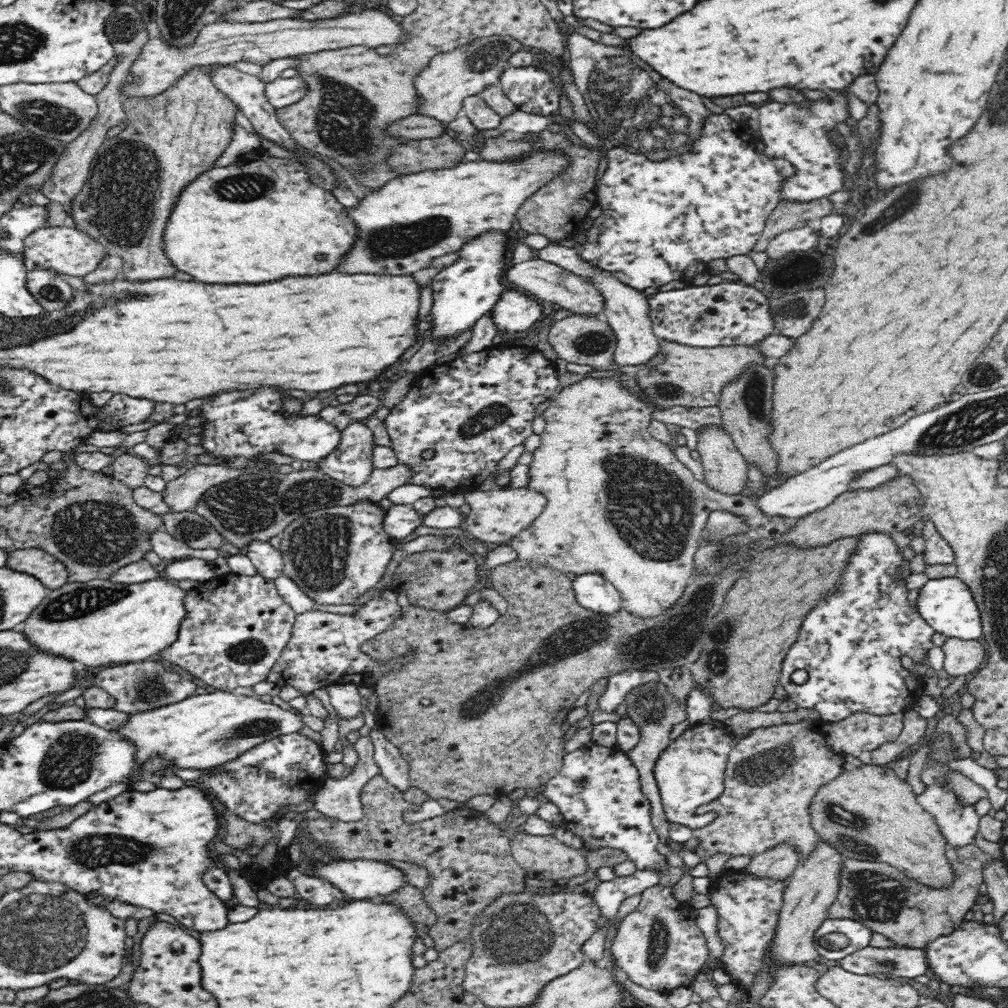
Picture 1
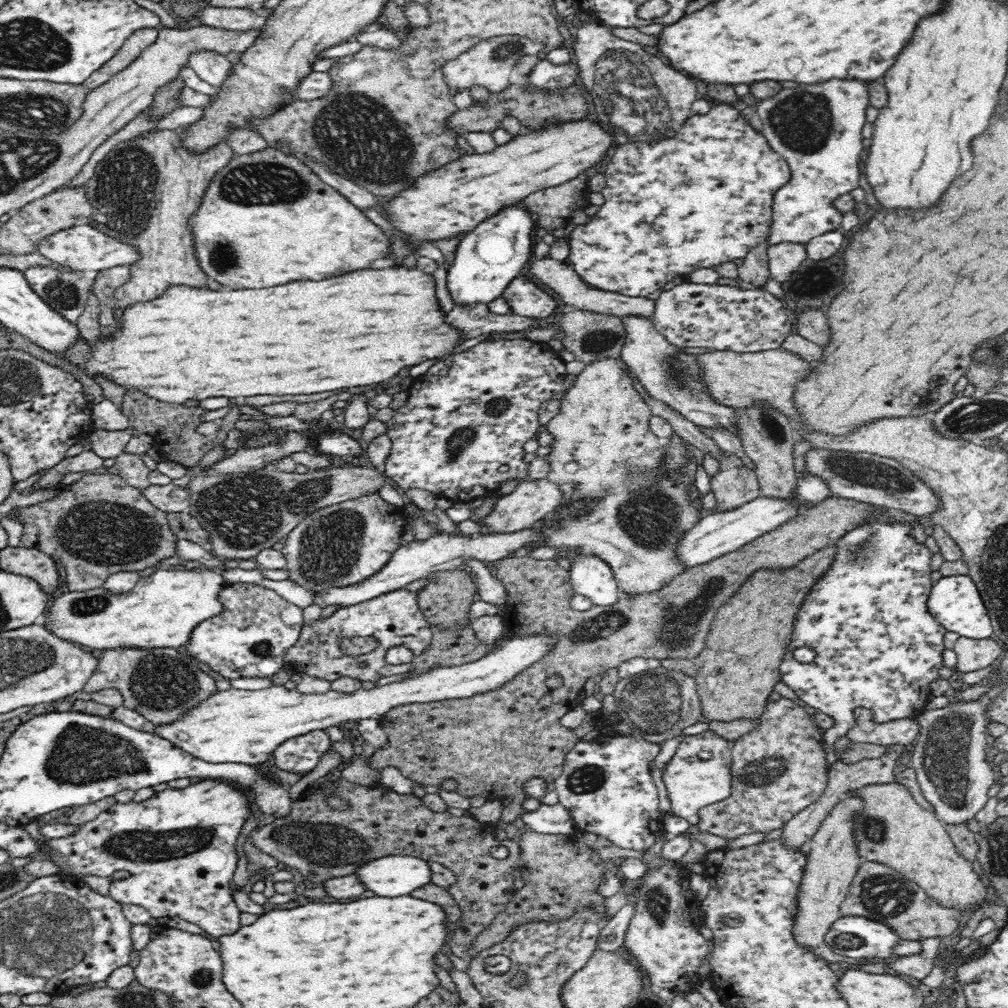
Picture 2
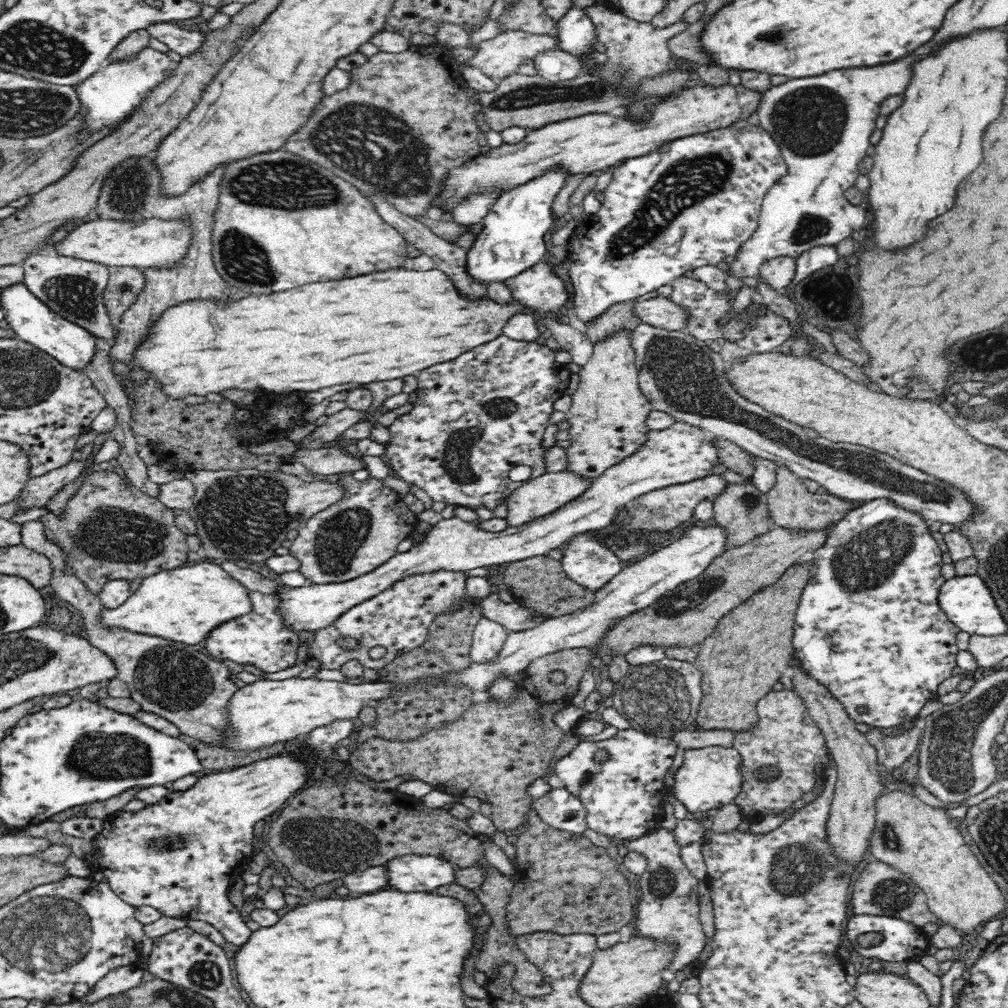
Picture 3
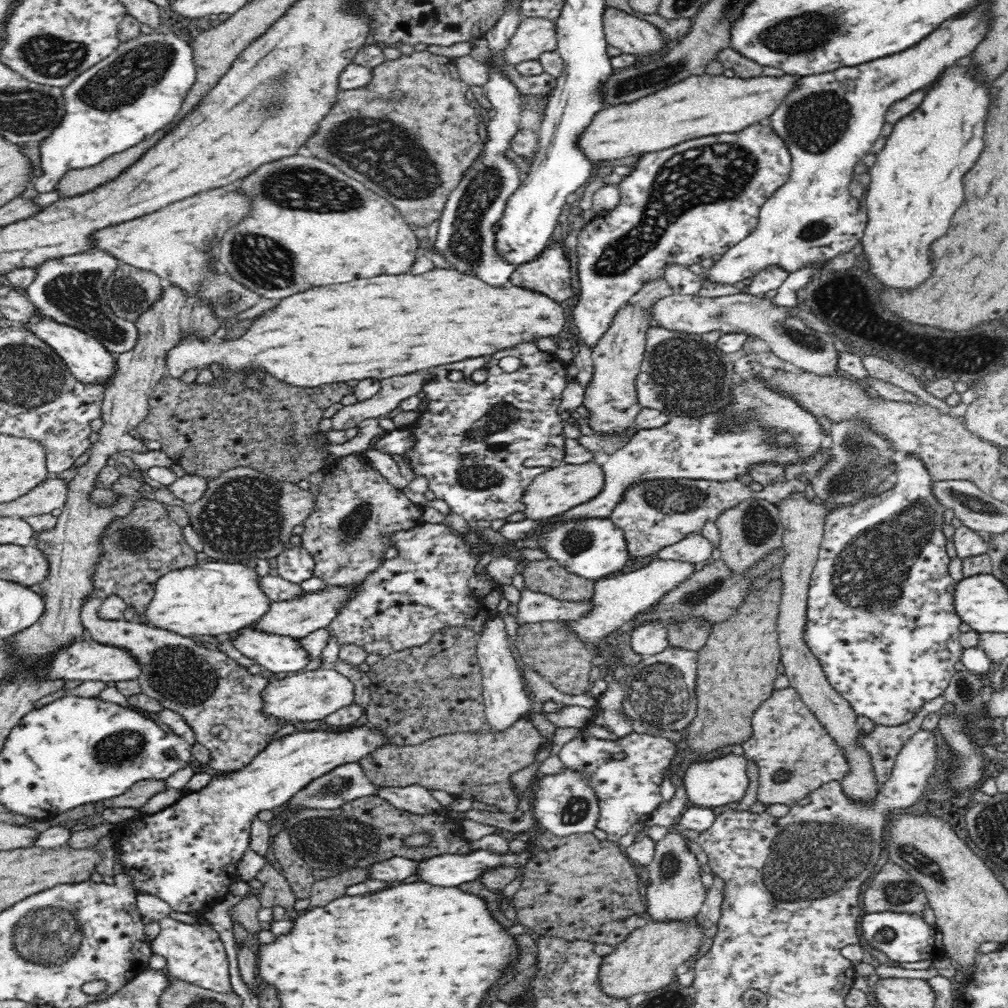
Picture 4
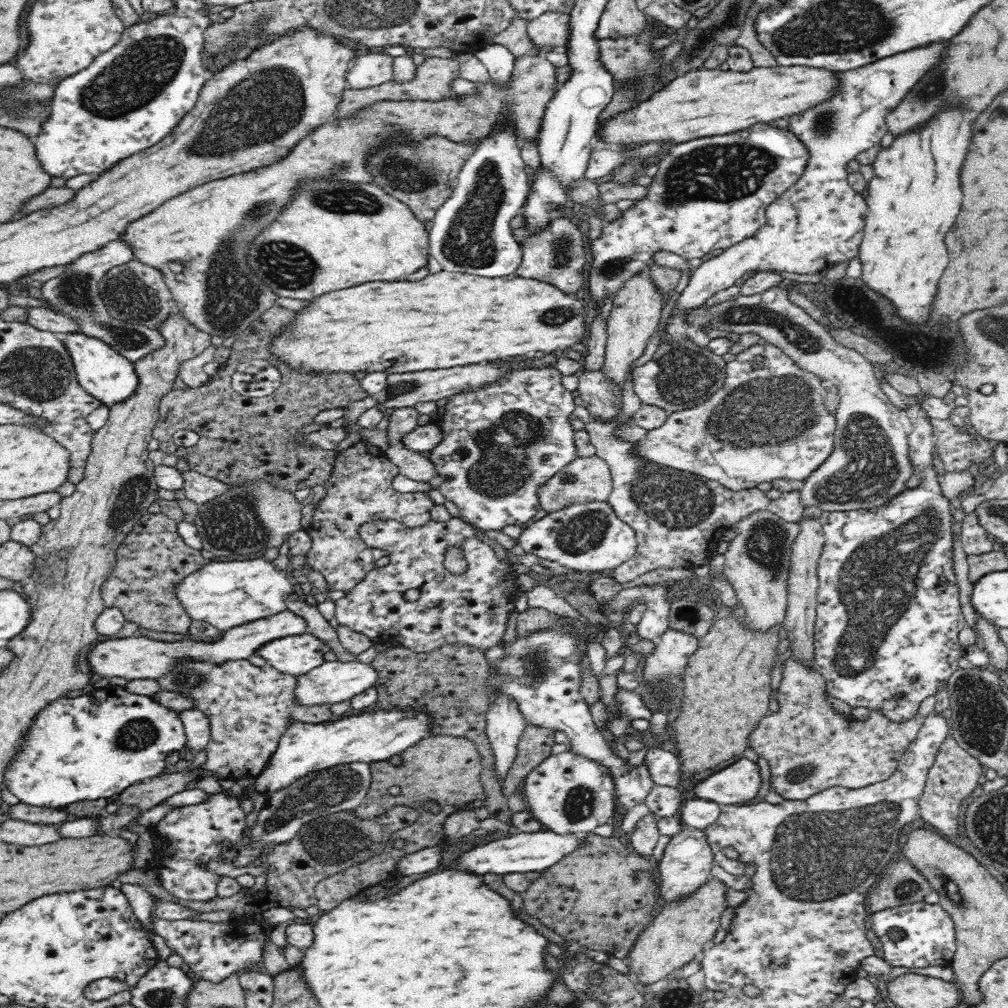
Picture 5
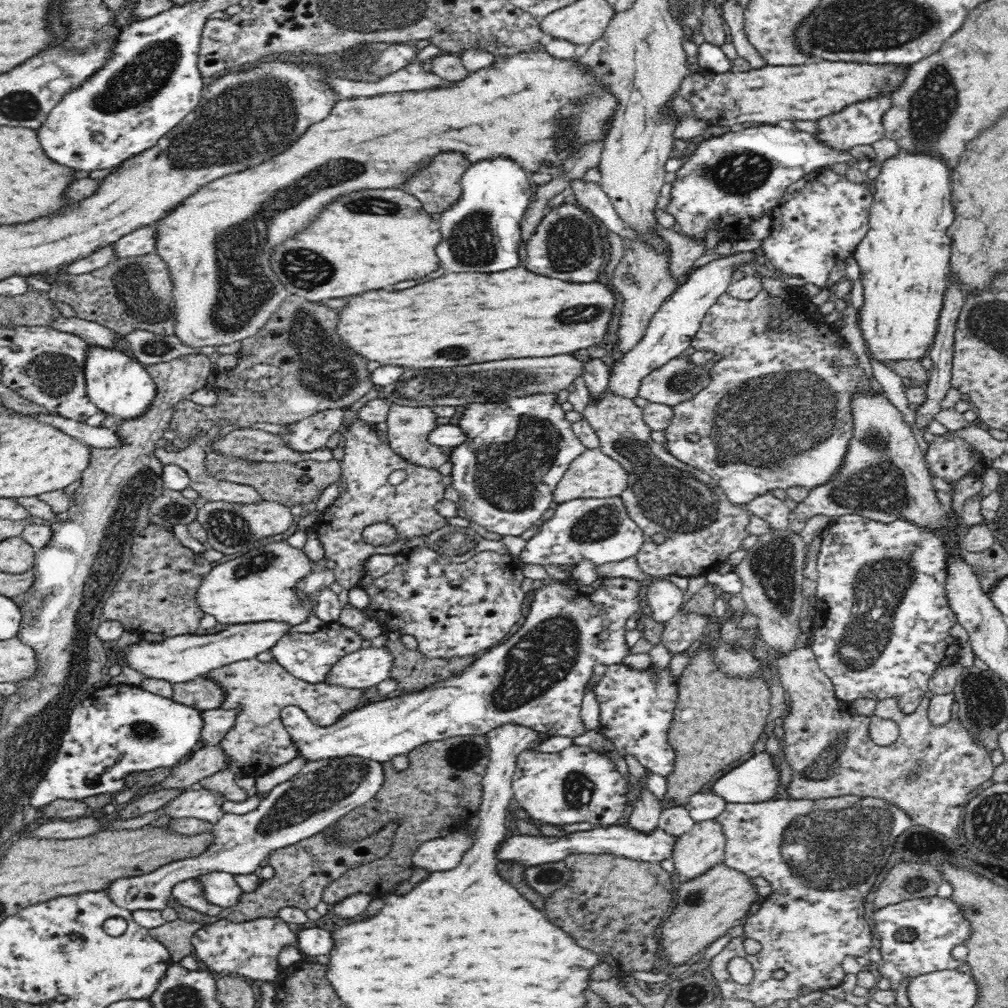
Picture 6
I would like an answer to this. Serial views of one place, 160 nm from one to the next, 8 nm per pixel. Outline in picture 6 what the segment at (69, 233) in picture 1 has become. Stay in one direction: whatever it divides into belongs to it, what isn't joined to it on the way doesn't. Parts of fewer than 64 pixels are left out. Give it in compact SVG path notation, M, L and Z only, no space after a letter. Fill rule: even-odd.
M544 49L532 50L495 60L490 66L468 73L464 80L447 87L341 98L324 120L309 126L308 132L300 135L282 154L202 186L151 226L156 238L153 253L166 262L172 279L175 335L192 348L217 347L254 336L289 296L274 276L268 254L276 244L304 230L312 218L340 194L400 186L408 174L420 170L424 162L430 162L442 150L462 152L471 163L505 156L531 174L540 171L542 162L559 164L573 156L574 150L584 142L602 138L602 126L615 113L616 97L594 82L594 75L586 72L588 69L576 67L574 60L558 60ZM568 116L575 124L575 145L569 151L556 151L554 134L560 120Z

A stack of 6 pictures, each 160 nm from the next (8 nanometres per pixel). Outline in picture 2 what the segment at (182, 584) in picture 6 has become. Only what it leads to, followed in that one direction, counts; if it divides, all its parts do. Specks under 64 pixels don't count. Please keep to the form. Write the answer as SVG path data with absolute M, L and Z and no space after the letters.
M100 468L95 472L84 472L83 477L73 485L63 488L57 484L56 487L59 488L59 493L47 501L40 502L39 505L24 506L19 510L18 516L12 516L12 512L4 516L22 524L20 546L36 547L51 556L56 564L60 563L64 567L64 592L103 586L111 574L130 570L142 571L162 558L174 556L174 544L177 540L169 527L168 514L155 508L144 498L140 489L130 486L117 472Z

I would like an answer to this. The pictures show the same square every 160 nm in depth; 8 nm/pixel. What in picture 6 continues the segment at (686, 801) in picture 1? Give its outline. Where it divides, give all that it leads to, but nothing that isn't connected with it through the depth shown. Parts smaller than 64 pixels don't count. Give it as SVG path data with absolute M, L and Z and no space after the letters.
M763 752L722 775L711 793L724 798L727 803L764 802L777 793L778 785L779 772L770 754Z

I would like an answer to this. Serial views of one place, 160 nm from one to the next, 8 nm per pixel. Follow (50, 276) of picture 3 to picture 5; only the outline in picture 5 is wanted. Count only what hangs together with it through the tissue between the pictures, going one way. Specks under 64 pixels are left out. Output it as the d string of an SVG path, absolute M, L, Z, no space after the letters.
M114 240L107 243L103 248L88 252L75 262L64 265L65 270L49 279L39 290L33 291L34 295L42 299L48 308L70 317L74 323L78 323L78 329L82 334L90 337L96 337L112 348L117 349L118 354L124 355L127 360L132 363L141 360L144 354L150 354L152 350L160 348L164 344L164 337L150 327L141 325L140 323L124 321L113 316L106 308L104 303L100 282L104 276L112 270L112 268L127 264L135 257L133 256L131 247L122 240Z

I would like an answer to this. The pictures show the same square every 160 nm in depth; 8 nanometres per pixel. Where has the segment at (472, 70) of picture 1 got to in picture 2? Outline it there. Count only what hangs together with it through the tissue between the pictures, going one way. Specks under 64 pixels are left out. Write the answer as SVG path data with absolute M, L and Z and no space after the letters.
M502 35L487 38L472 45L472 48L459 54L456 58L444 62L440 72L444 75L446 85L456 93L462 89L470 90L473 86L482 86L491 93L499 93L510 86L510 74L522 56L536 55L544 48L542 43L518 35Z

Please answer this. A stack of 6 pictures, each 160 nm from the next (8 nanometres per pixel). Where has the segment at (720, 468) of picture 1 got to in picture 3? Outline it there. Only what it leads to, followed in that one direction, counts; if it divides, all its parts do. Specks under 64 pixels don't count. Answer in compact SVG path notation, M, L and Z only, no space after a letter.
M744 477L743 483L727 483L724 490L714 498L715 520L727 532L727 546L732 548L752 541L752 538L766 534L773 526L765 493L752 482L751 477Z

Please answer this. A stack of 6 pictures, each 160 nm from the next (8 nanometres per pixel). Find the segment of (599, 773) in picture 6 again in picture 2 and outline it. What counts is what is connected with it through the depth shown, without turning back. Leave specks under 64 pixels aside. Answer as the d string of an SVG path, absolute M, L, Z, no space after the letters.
M542 803L536 812L518 814L518 818L524 821L532 831L540 834L572 836L572 832L576 830L574 821L560 803L554 806Z

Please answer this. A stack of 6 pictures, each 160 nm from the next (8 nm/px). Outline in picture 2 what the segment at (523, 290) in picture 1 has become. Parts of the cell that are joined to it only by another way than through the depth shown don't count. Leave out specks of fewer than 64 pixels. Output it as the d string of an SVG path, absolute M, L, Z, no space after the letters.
M545 257L540 260L532 260L528 264L528 278L538 280L540 284L546 286L550 291L556 293L562 299L564 305L576 307L578 310L594 312L598 314L614 315L617 317L628 316L628 314L639 314L640 316L650 317L654 312L654 297L630 297L616 292L599 290L590 286L582 280L568 263L553 260Z

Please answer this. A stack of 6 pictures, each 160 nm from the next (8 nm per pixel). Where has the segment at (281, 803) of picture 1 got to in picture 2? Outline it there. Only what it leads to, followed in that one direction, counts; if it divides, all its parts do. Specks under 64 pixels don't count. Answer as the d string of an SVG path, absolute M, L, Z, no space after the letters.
M313 730L282 742L268 759L284 772L304 776L312 773L320 756L330 748L331 740L323 730Z

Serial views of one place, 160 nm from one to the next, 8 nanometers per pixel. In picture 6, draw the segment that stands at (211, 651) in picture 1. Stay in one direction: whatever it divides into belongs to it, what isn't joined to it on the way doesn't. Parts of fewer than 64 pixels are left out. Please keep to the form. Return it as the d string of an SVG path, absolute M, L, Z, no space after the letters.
M338 622L327 623L314 633L288 633L269 649L274 656L274 661L280 664L286 672L300 680L312 684L322 683L328 670L343 656L356 652L362 644L362 637Z

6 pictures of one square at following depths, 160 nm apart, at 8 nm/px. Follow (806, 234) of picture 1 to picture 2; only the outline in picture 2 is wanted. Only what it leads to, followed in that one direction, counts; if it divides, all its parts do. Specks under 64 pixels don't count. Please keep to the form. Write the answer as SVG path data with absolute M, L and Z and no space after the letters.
M780 242L765 247L769 259L769 272L776 282L784 283L789 276L807 260L806 244L798 242Z

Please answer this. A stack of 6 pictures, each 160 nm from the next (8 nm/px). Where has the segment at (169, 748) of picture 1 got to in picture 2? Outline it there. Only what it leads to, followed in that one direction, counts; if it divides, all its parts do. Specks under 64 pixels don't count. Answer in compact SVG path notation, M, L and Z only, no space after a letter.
M516 637L506 641L497 651L487 654L474 662L453 667L438 667L414 678L394 681L382 687L374 687L371 690L356 689L353 693L340 693L331 689L325 694L301 694L293 690L286 690L283 686L273 685L263 690L239 690L230 687L224 691L216 691L216 694L204 698L190 711L178 718L175 722L166 725L156 725L152 734L170 742L176 748L184 750L184 753L192 757L210 763L238 763L243 765L256 765L266 762L274 750L282 742L309 734L313 730L324 730L330 727L338 727L343 722L360 721L363 719L380 719L388 714L391 709L401 705L413 703L436 702L450 698L468 698L474 694L482 694L488 690L496 690L508 680L512 680L516 674L526 670L530 664L540 660L556 642L556 637Z

